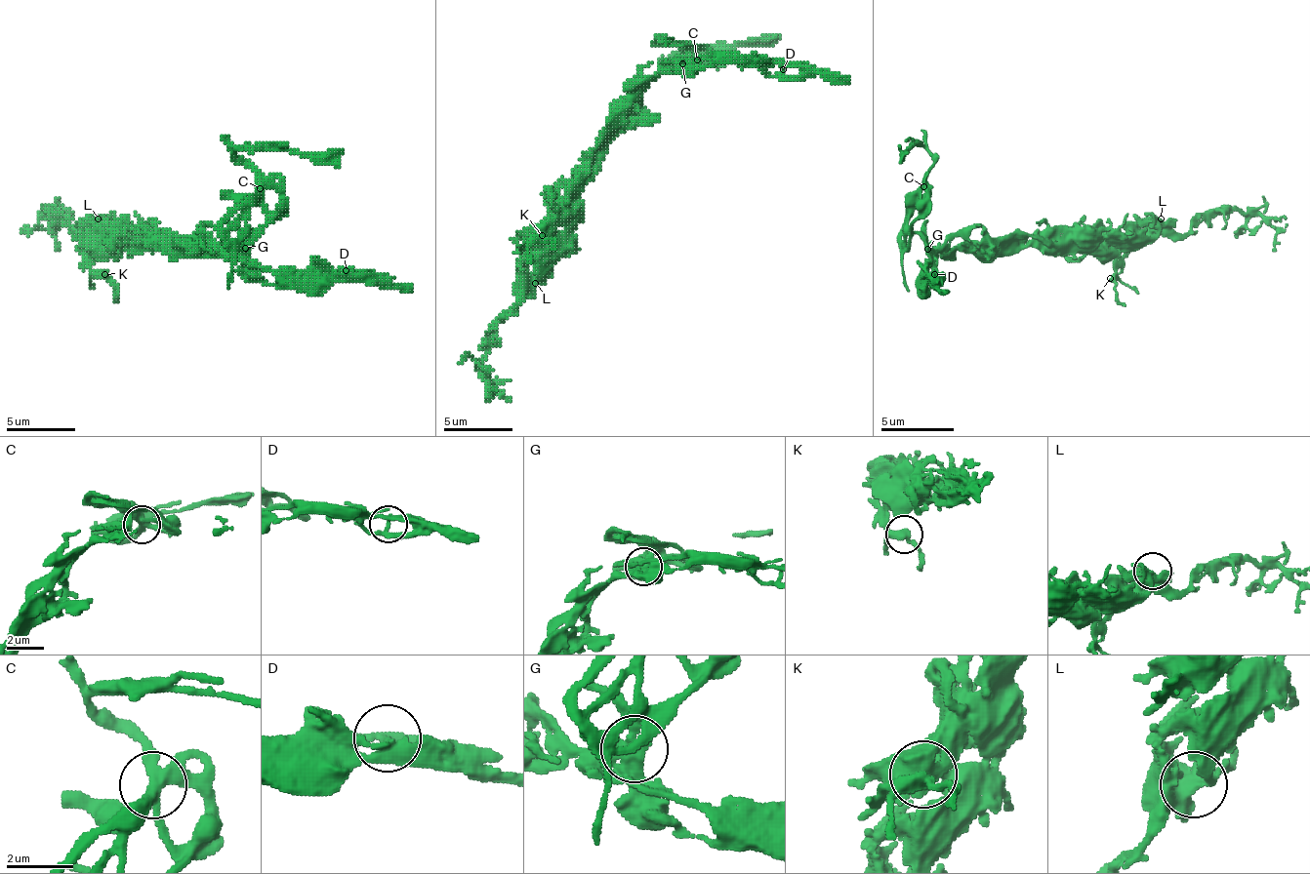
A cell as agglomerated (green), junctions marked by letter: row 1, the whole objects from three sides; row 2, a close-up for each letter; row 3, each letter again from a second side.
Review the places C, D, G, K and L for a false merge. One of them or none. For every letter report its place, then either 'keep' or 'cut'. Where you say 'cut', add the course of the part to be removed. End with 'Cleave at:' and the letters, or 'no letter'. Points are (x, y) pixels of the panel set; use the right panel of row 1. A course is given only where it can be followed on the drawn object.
C: (923, 186) | keep
D: (934, 274) | keep
G: (927, 249) | keep
K: (1110, 278) | keep
L: (1161, 218) | keep
Cleave at: no letter

